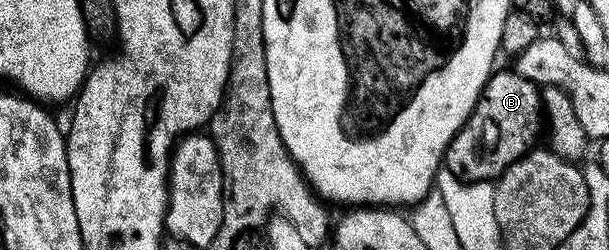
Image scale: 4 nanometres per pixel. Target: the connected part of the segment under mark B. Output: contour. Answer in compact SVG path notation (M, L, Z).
M513 69L496 70L483 86L483 91L479 94L479 100L475 102L471 116L468 117L458 135L455 135L451 144L448 145L445 156L446 170L453 172L458 179L469 183L498 180L503 170L522 159L528 151L536 146L535 138L538 135L541 135L540 88L525 77L518 75Z

